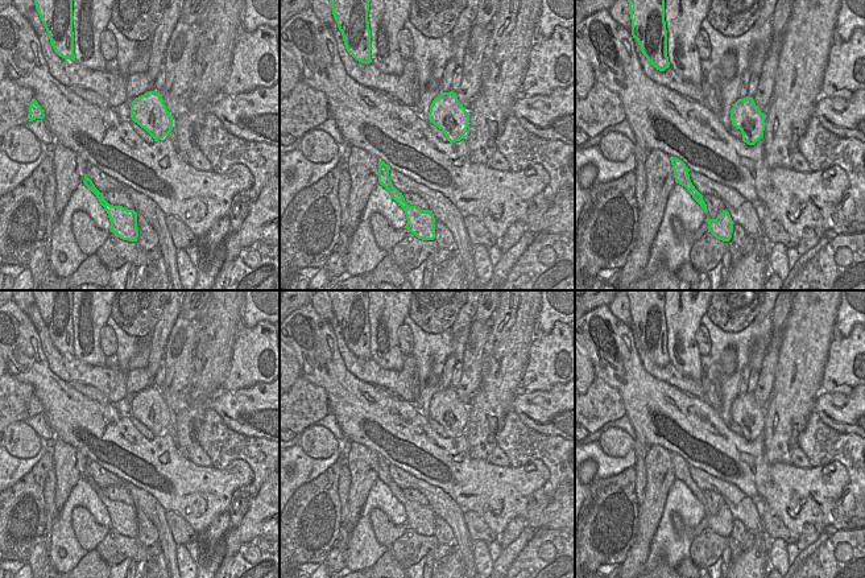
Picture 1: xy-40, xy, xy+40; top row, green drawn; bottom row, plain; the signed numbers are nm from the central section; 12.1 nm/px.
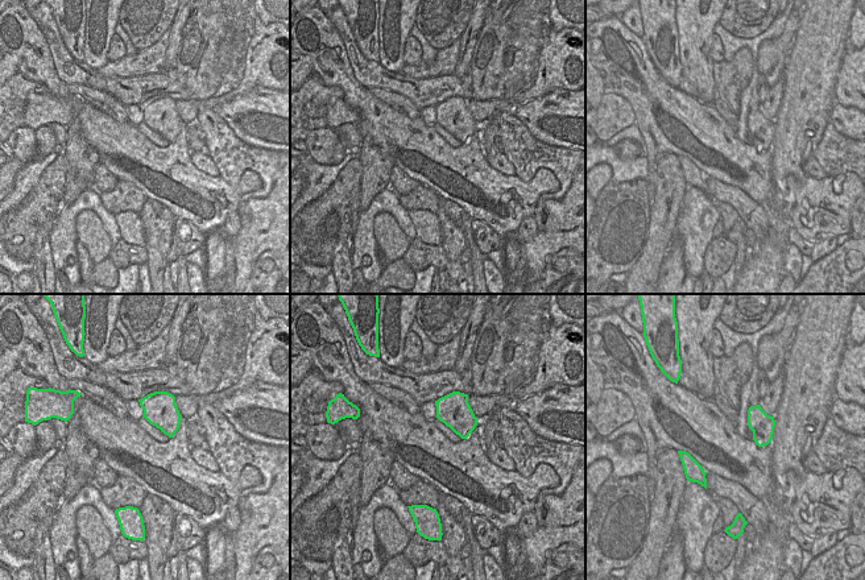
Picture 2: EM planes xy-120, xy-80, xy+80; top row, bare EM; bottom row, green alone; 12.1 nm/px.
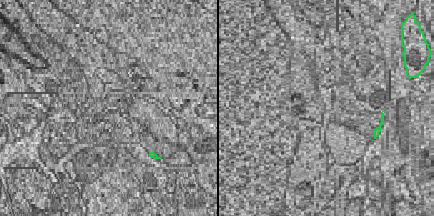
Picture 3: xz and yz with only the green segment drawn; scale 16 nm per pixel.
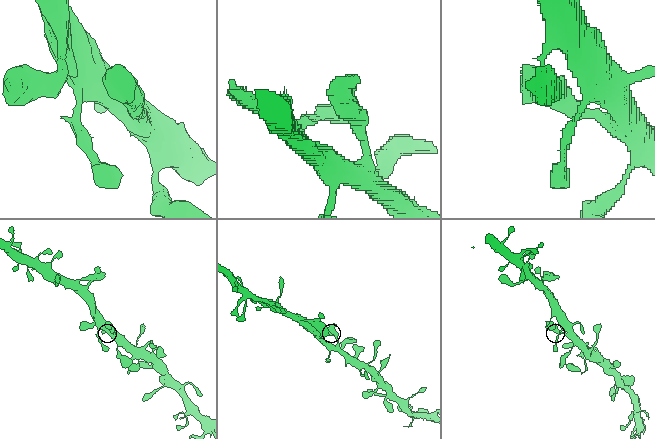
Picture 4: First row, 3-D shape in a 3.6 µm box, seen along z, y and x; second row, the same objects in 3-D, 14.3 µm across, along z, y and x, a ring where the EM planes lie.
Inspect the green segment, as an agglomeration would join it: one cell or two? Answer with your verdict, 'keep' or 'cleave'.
keep

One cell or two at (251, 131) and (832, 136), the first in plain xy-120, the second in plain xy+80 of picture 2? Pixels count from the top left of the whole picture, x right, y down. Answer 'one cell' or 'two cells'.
two cells

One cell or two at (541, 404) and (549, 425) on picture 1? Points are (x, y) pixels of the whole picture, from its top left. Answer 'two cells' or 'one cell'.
one cell

